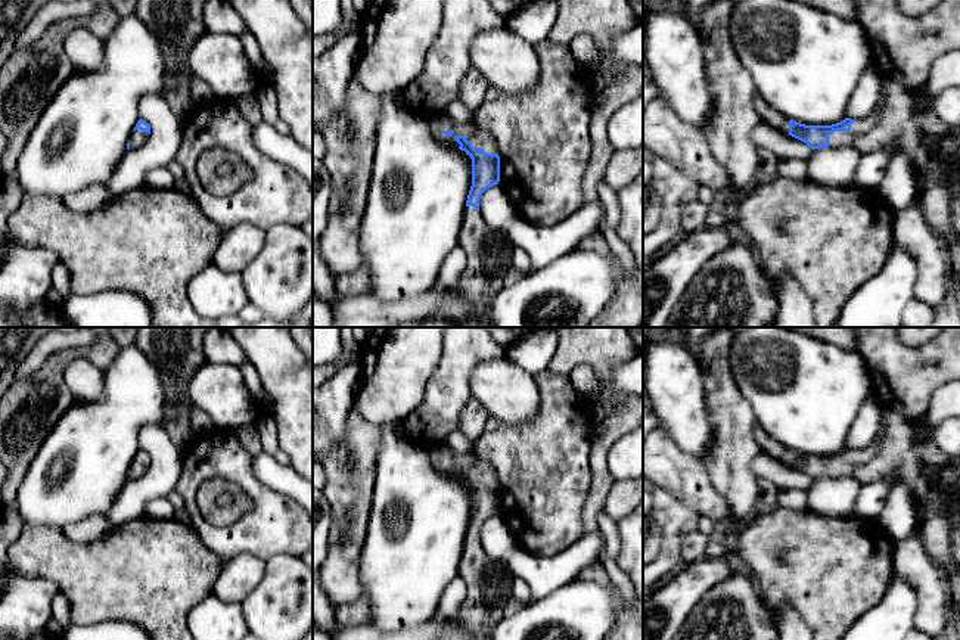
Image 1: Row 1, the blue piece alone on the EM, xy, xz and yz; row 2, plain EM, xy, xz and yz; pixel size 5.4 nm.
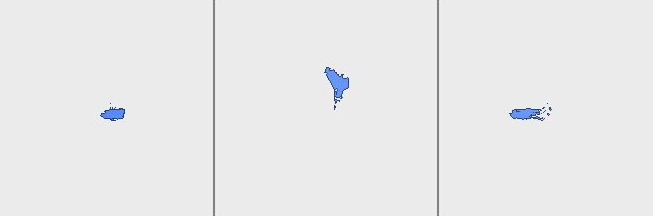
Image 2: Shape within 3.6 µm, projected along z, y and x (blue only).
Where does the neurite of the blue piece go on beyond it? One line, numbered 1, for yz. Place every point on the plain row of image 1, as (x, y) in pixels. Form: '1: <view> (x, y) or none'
1: yz (932, 477)

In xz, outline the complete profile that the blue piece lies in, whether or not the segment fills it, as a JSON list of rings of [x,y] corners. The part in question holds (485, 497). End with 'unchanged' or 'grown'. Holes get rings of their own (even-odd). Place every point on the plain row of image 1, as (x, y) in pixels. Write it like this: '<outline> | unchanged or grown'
[[[442,441],[426,450],[436,470],[465,481],[472,490],[472,516],[459,562],[467,593],[457,615],[445,619],[485,637],[506,616],[504,603],[512,597],[515,578],[504,562],[491,559],[479,544],[481,525],[500,512],[498,479],[491,465],[475,453],[457,453]]] | grown

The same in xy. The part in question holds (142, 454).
[[[139,450],[127,473],[127,479],[139,479],[147,470],[150,456],[145,450]]] | grown

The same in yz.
[[[882,406],[880,425],[873,441],[860,450],[845,448],[832,456],[805,456],[789,450],[771,438],[758,423],[754,425],[752,434],[759,451],[773,459],[789,465],[813,481],[821,478],[851,476],[867,484],[872,481],[894,478],[894,484],[905,484],[917,504],[920,526],[919,540],[926,553],[939,563],[948,575],[951,585],[951,619],[957,625],[960,640],[960,457],[950,457],[935,444],[933,436],[919,436],[914,432],[916,423],[908,420],[902,413]]] | grown

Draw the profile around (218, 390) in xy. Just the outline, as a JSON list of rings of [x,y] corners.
[[[205,361],[190,378],[186,398],[190,410],[205,411],[218,429],[255,425],[258,406],[246,388],[242,372],[233,364]]]

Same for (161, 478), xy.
[[[145,426],[139,447],[150,456],[147,470],[139,479],[127,479],[105,518],[119,526],[145,516],[146,504],[175,490],[183,467],[183,453],[164,426]]]

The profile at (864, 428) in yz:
[[[866,398],[852,423],[845,447],[851,450],[866,448],[877,434],[880,416],[882,408],[879,403]]]

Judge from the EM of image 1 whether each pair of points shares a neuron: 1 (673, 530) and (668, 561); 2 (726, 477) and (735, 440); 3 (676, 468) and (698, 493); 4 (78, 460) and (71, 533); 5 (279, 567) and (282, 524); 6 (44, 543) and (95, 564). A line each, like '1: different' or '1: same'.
1: same
2: same
3: same
4: different
5: different
6: same

